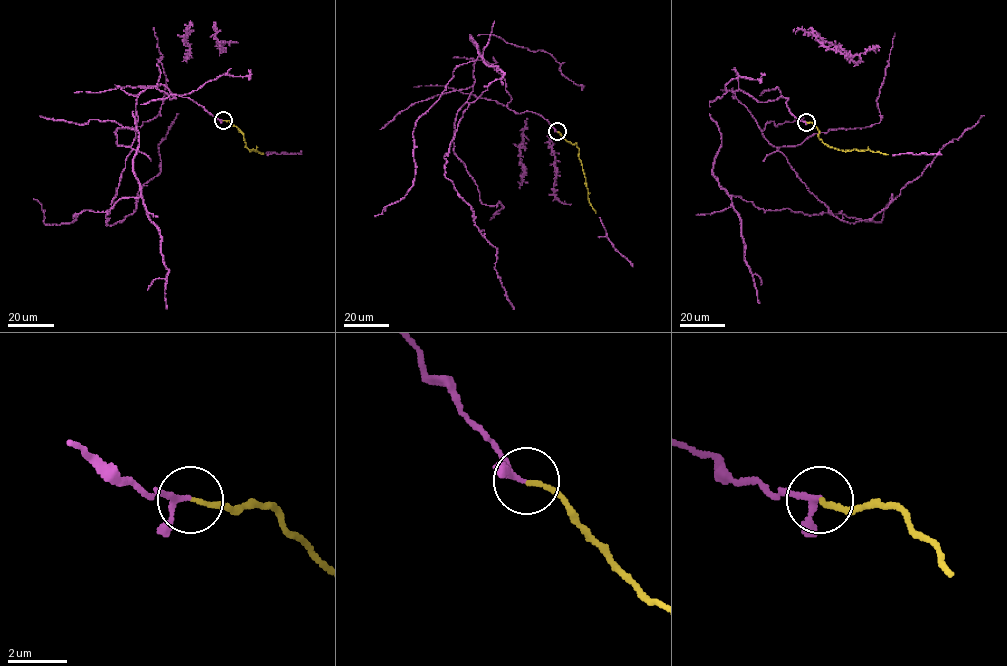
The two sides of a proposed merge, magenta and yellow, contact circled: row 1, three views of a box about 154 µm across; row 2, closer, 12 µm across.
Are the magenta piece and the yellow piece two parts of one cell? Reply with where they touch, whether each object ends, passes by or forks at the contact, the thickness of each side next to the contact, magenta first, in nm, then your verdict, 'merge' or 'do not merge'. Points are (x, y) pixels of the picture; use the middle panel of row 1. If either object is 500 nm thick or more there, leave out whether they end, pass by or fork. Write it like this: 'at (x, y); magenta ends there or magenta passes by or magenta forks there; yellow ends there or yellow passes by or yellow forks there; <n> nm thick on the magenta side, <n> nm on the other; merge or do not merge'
at (557, 131); magenta passes by; yellow ends there; 150 nm thick on the magenta side, 140 nm on the other; merge

